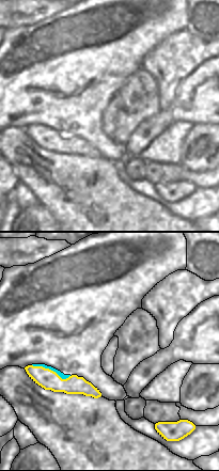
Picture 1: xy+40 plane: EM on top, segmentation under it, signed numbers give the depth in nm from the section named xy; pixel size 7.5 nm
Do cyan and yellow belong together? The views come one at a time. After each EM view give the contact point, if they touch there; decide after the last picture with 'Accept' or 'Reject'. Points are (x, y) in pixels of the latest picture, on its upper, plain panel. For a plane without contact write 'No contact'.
Touches cyan at (51, 130).

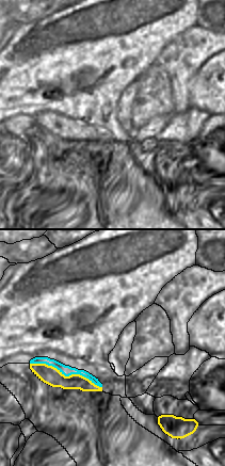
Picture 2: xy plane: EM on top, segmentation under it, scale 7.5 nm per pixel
Touches cyan at (66, 137).

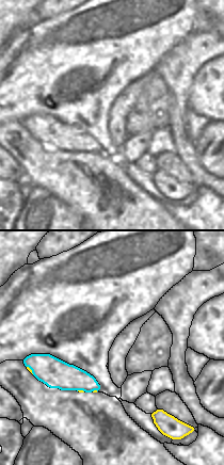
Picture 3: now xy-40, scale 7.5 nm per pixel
Touches cyan at (31, 130).

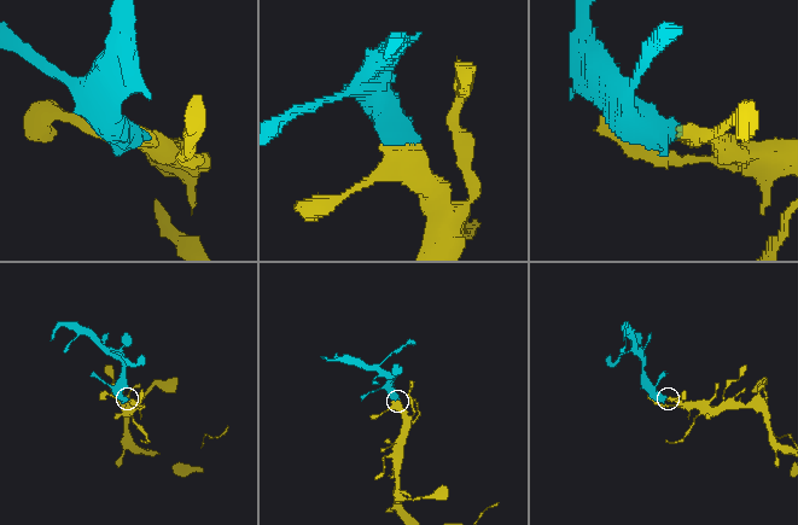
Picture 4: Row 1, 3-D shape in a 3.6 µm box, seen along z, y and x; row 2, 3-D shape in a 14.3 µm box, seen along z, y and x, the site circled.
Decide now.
Accept.

